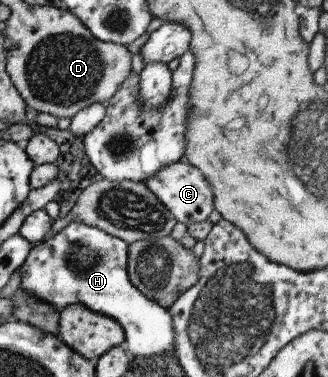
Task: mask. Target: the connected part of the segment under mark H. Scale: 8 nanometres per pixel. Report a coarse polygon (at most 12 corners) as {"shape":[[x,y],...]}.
{"shape":[[74,221],[34,245],[20,289],[83,304],[131,356],[173,353],[171,314],[129,279],[128,247]]}

